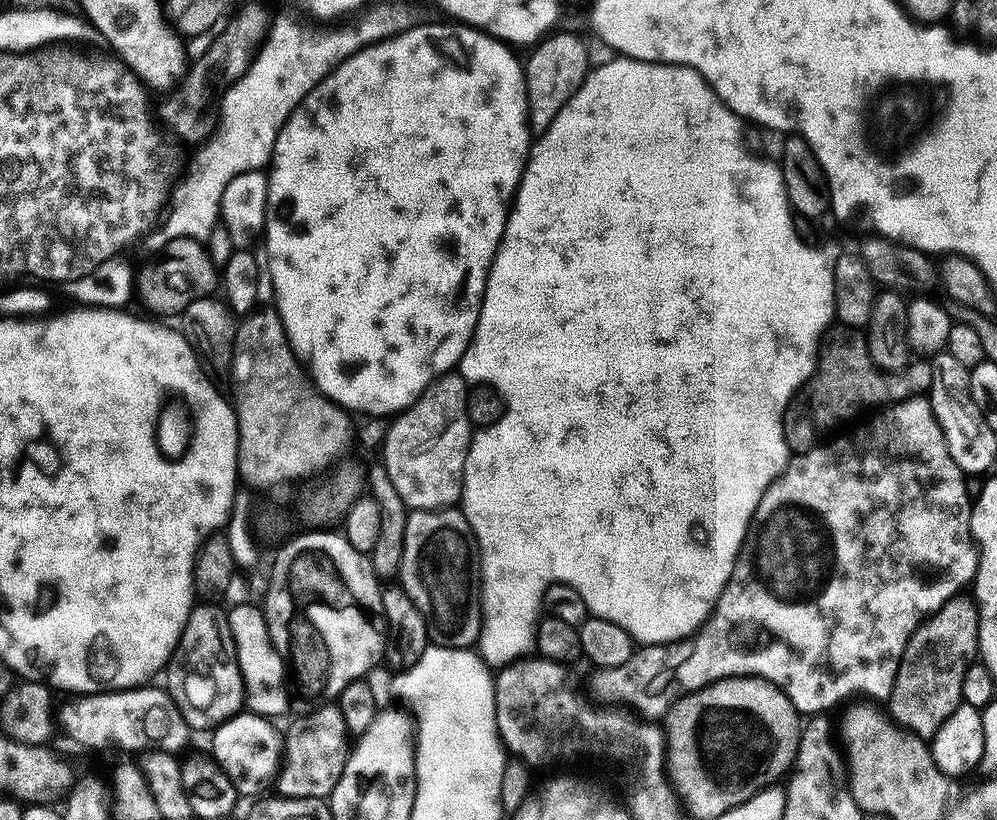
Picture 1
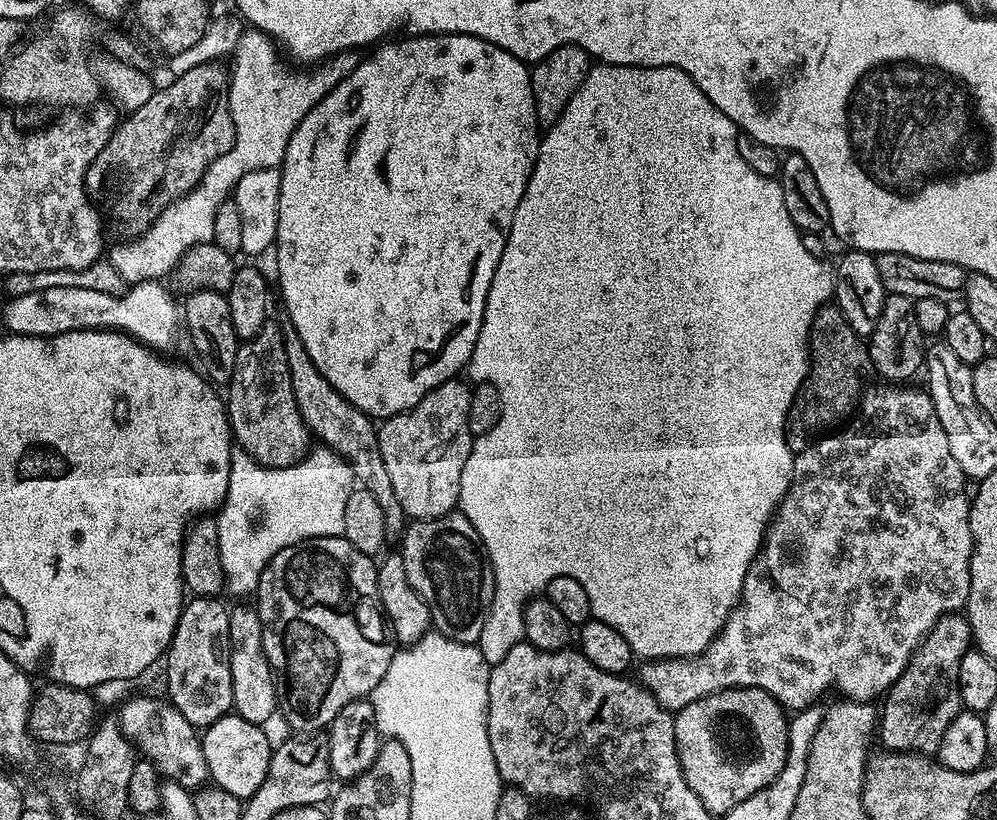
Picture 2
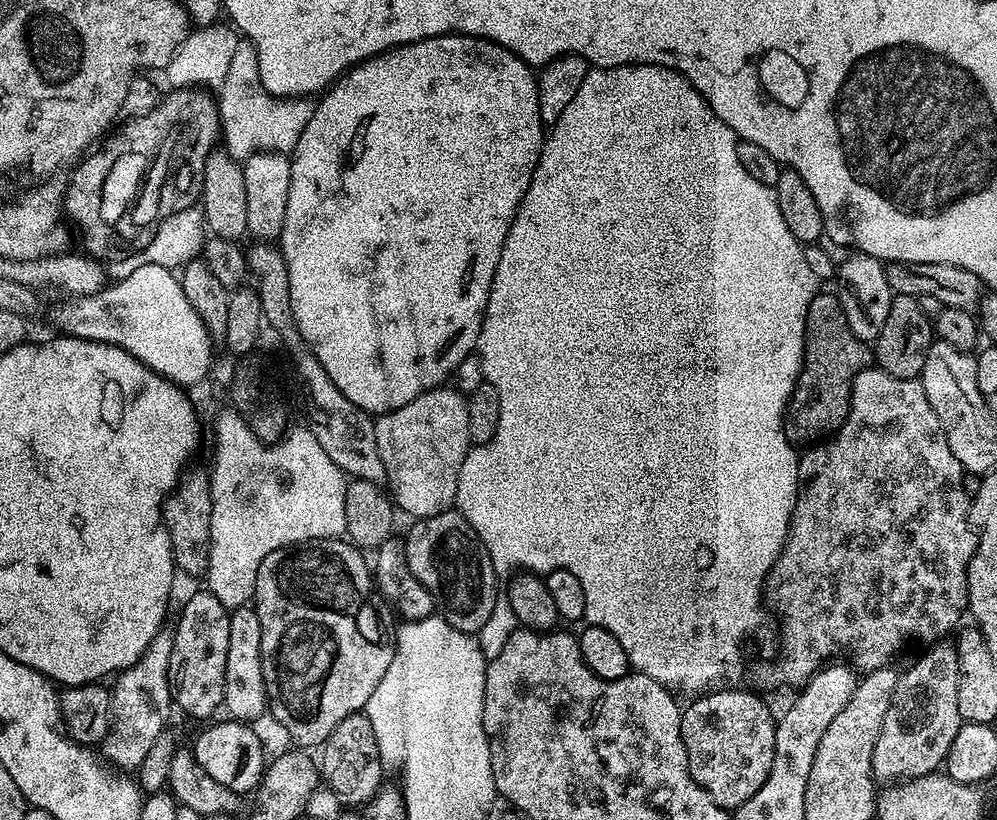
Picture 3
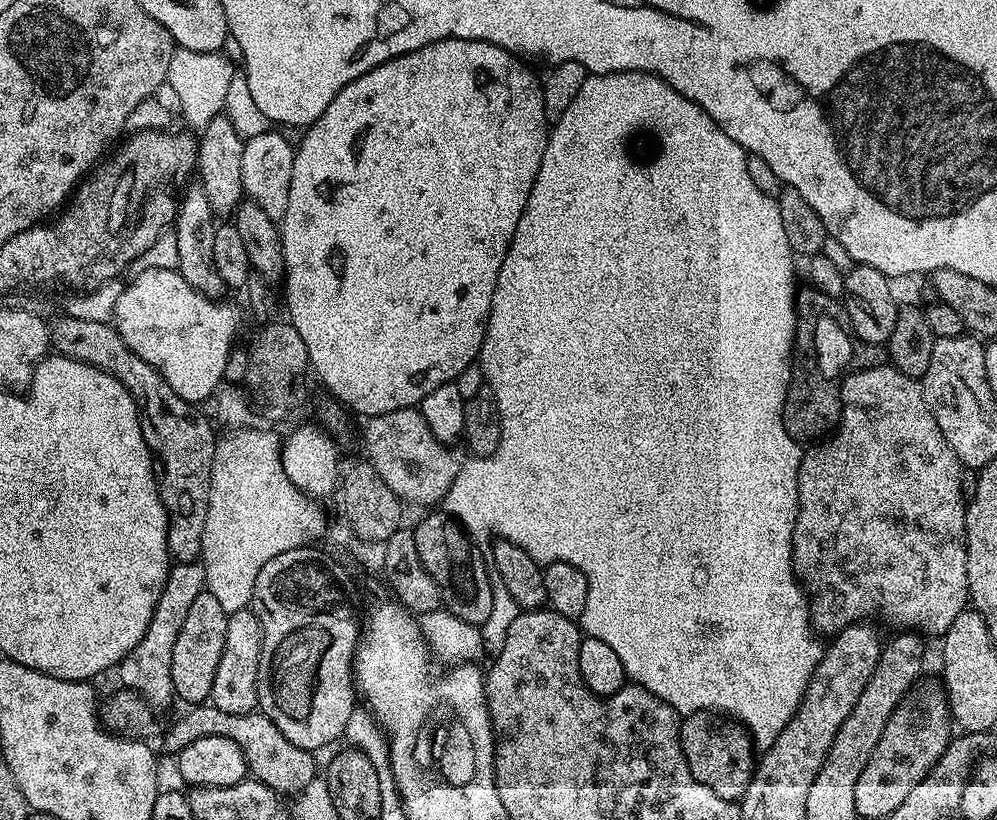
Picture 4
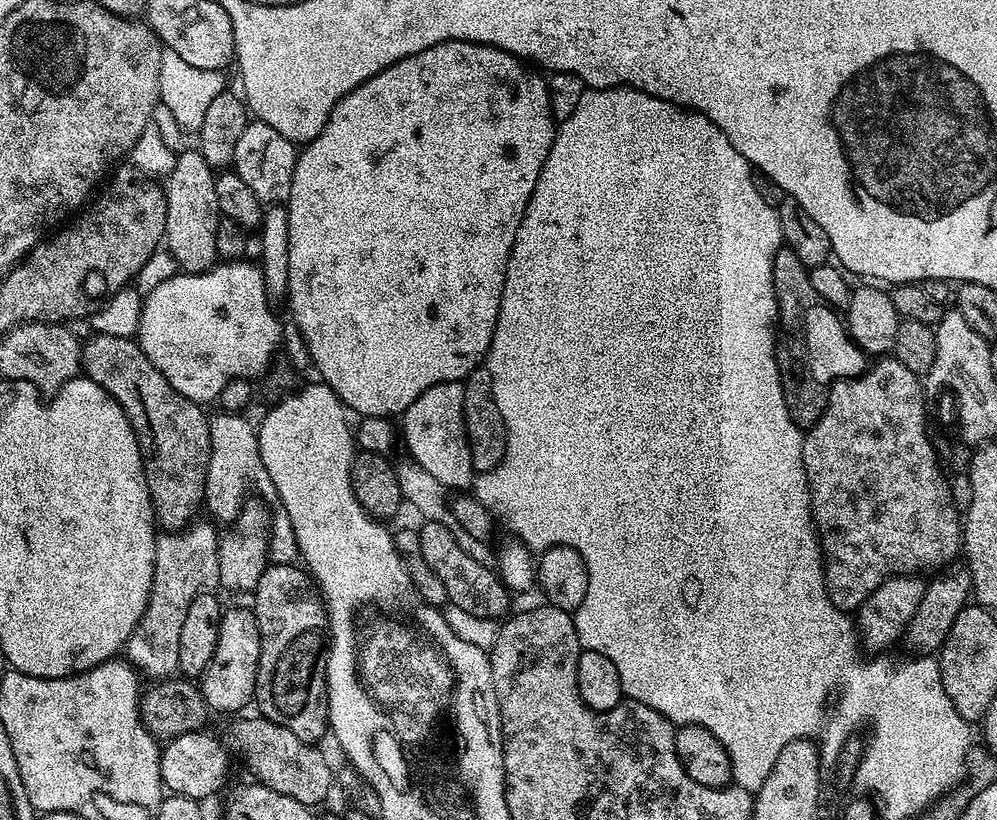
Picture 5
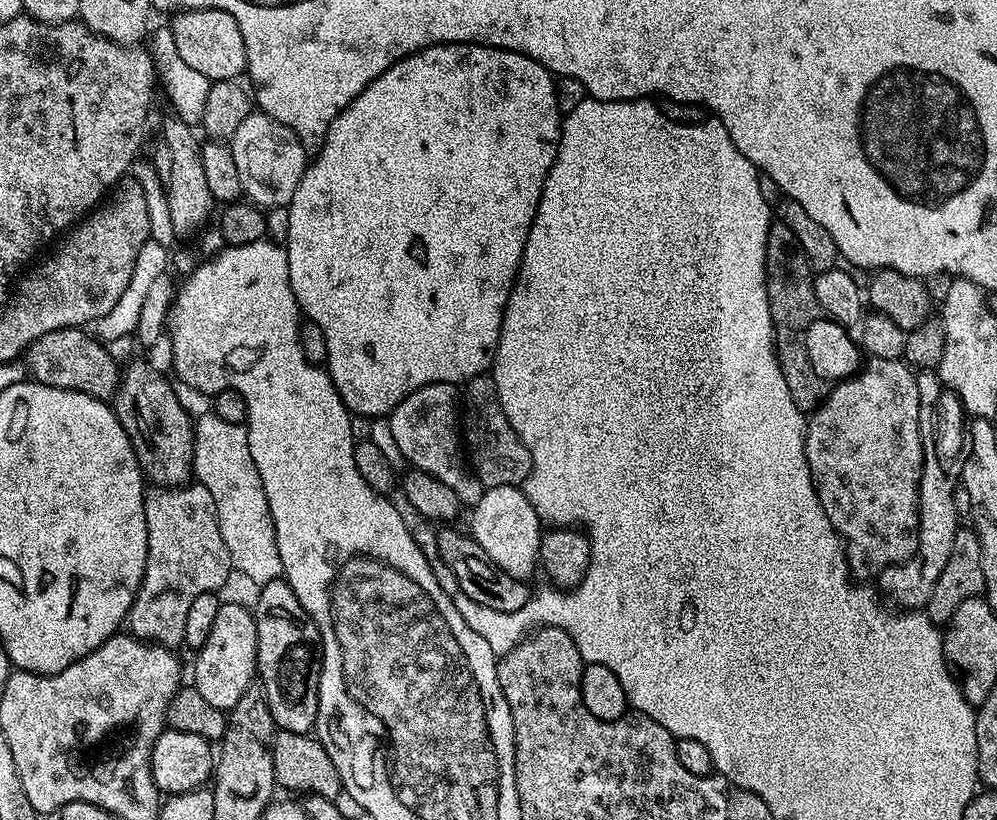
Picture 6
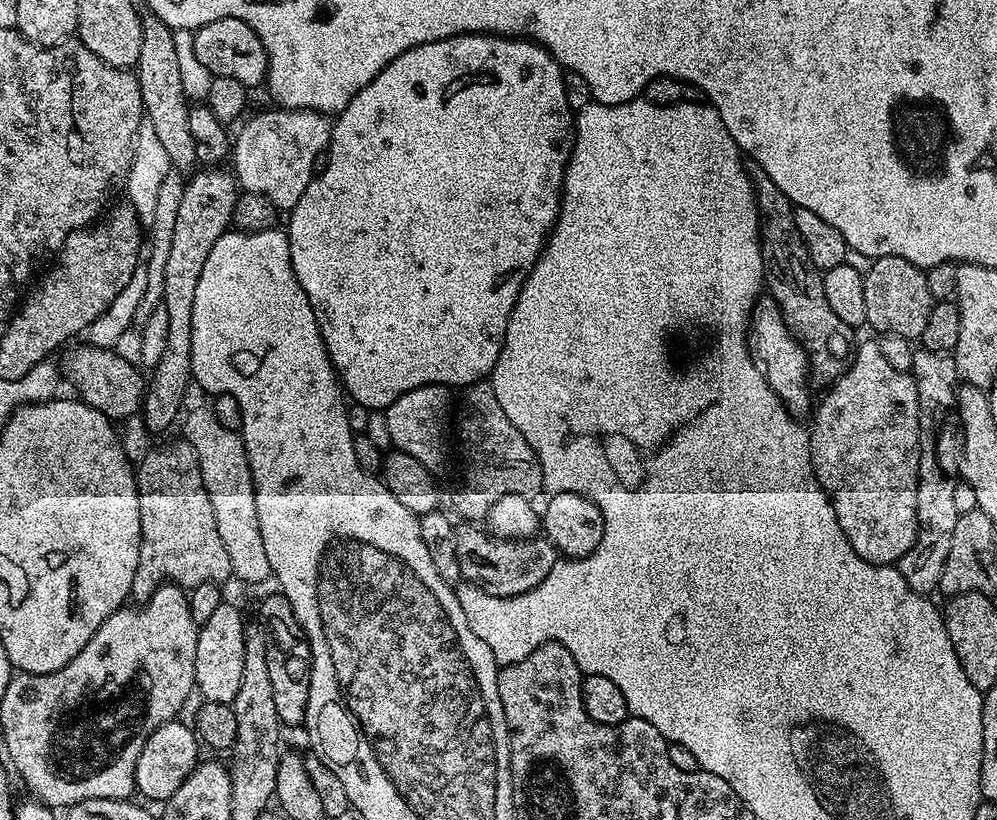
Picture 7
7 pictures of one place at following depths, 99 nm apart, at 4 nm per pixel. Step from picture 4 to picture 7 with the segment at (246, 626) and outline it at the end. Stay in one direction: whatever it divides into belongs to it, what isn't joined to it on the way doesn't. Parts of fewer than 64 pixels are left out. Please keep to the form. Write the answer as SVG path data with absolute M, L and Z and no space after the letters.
M223 602L214 610L214 615L199 625L198 628L198 650L194 654L194 685L197 693L201 692L201 697L210 702L222 702L231 704L233 698L238 694L238 686L242 682L242 652L244 650L244 630L246 619L244 620L243 611L234 605Z

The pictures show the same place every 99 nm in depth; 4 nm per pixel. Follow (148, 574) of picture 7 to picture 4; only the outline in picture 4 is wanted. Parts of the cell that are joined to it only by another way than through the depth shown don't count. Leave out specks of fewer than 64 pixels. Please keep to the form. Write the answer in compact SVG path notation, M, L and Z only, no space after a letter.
M200 562L173 563L158 594L150 626L146 626L146 634L142 634L142 642L138 642L138 646L134 646L134 650L130 650L130 654L126 654L126 658L119 662L119 683L126 688L135 688L157 710L163 710L174 700L174 678L170 674L170 666L174 666L174 642L178 642L178 634L182 634L190 605L202 591L205 591L205 581L204 567Z

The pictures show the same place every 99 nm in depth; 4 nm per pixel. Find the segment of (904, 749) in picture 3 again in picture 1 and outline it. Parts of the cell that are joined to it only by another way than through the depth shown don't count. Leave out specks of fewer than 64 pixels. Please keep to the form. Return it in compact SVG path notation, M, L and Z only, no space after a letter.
M957 594L931 613L914 630L900 659L892 695L886 701L887 711L897 725L923 738L935 736L946 718L961 704L962 678L969 664L977 659L980 639L980 611L971 595Z

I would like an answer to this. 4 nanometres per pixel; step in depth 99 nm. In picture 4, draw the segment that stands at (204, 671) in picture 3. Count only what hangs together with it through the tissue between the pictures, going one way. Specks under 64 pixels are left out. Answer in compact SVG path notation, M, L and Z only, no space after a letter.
M207 590L200 592L190 605L182 634L178 634L178 642L174 642L174 666L170 666L170 674L174 678L174 693L179 699L181 696L185 700L185 705L203 704L211 697L214 673L222 659L227 621L228 613L224 612L217 599Z

